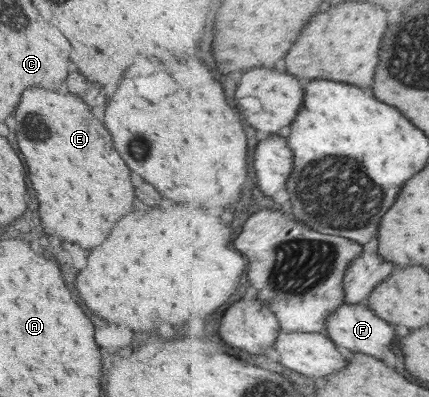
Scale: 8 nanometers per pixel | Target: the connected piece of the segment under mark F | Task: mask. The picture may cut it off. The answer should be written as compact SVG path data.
M347 302L336 312L332 312L328 319L328 334L338 346L344 346L353 352L372 354L376 358L386 358L386 354L392 350L392 344L396 340L396 328L390 326L388 320L384 320L368 302L355 304Z

